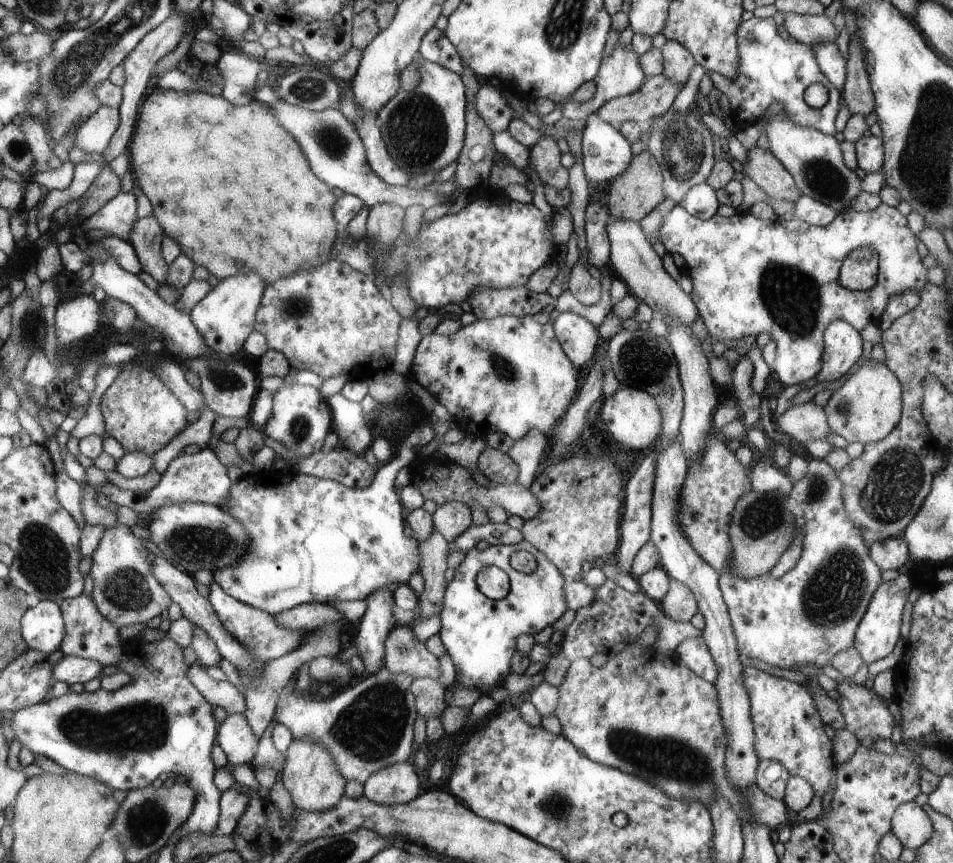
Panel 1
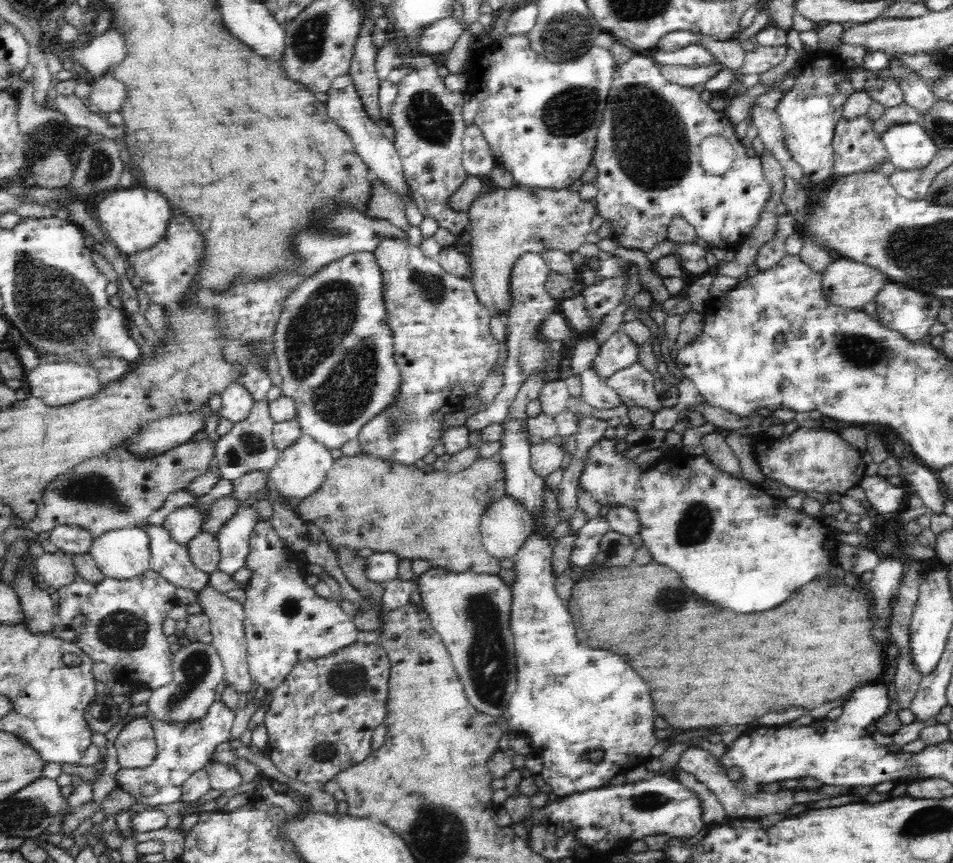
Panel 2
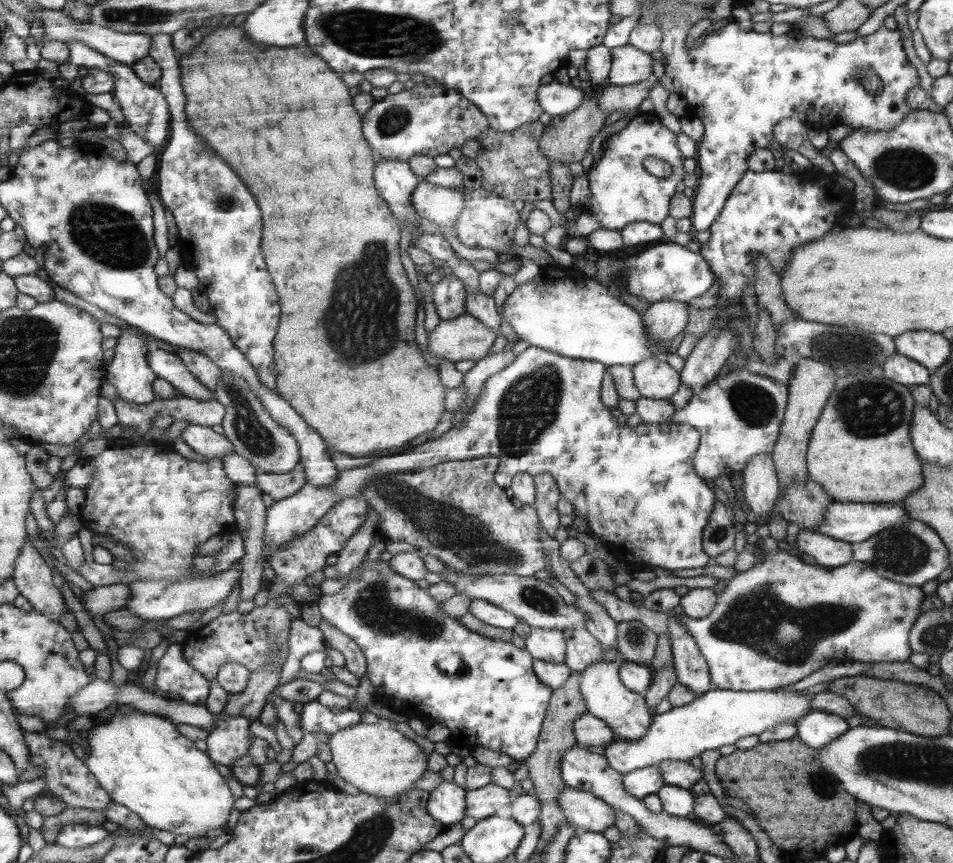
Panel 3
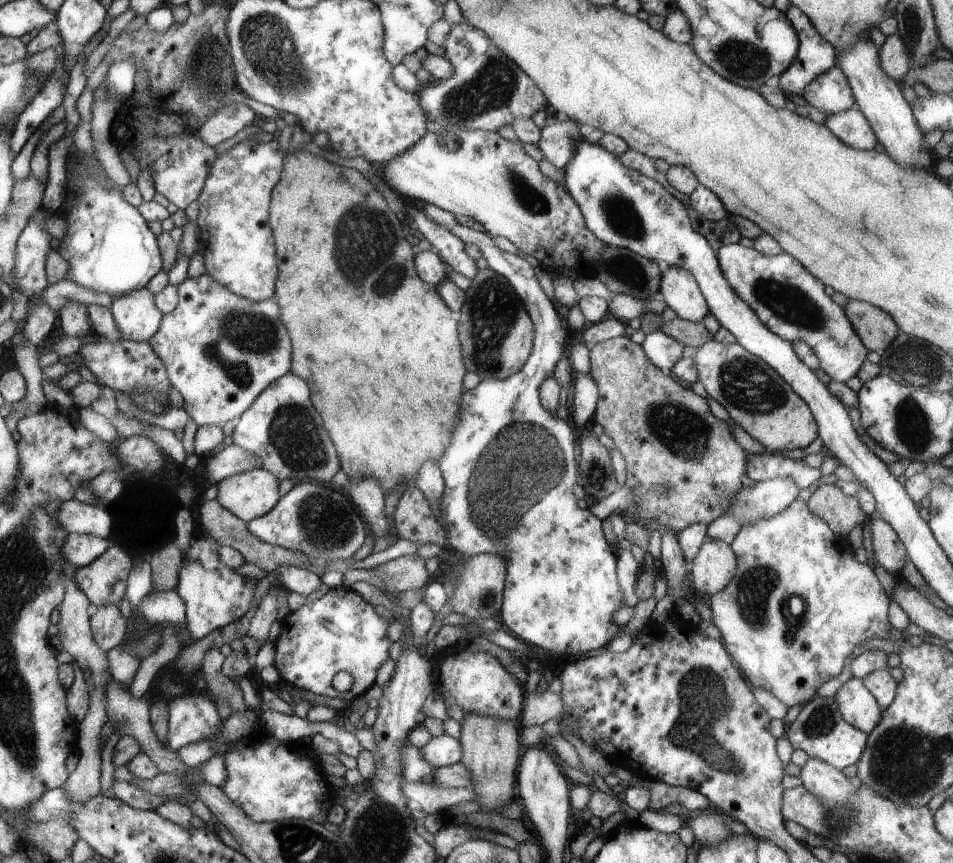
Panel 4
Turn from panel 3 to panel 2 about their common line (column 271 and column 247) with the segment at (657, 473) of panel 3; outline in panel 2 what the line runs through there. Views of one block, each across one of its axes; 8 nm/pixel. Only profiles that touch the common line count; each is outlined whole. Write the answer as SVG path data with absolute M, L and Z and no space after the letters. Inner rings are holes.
M252 505L240 507L218 531L220 560L219 569L233 575L244 567L249 552L249 542L255 524L260 520Z

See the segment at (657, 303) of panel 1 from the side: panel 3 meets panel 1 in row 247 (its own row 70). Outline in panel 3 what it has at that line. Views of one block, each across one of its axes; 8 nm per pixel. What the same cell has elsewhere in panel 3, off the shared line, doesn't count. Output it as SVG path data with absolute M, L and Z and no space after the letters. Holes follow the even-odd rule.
M621 46L610 49L612 64L607 84L626 86L646 80L654 74L653 58L650 53L638 50L636 47Z

